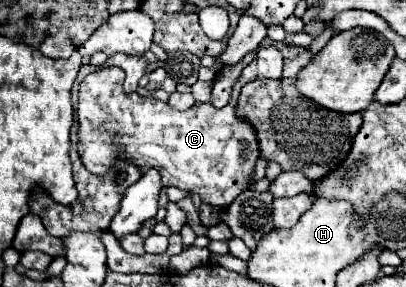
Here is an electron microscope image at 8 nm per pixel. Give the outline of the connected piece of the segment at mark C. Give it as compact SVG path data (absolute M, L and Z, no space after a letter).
M271 45L263 47L235 81L229 105L215 109L210 102L196 103L187 111L177 111L163 101L139 93L125 93L125 73L119 67L93 71L79 85L77 117L81 161L95 175L109 173L109 167L117 159L129 159L141 171L155 167L161 171L163 187L175 185L183 191L197 193L209 205L227 207L235 195L247 189L247 181L259 159L253 127L235 115L239 91L253 79L279 77L281 71L283 55L279 55L279 49Z

